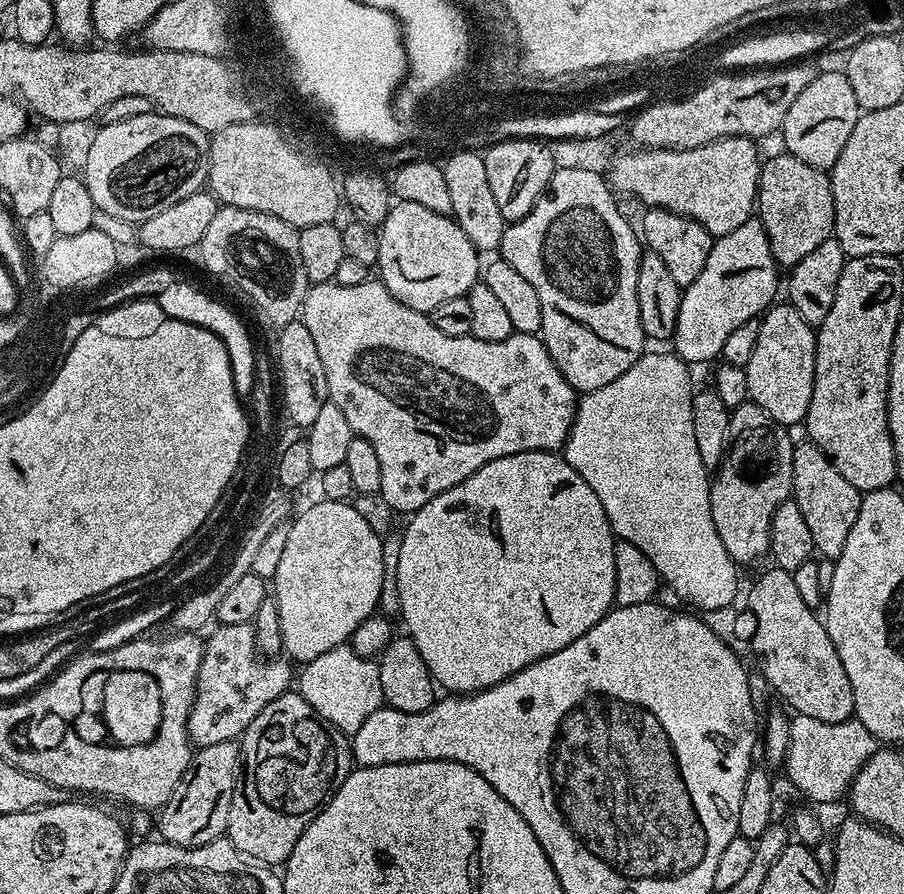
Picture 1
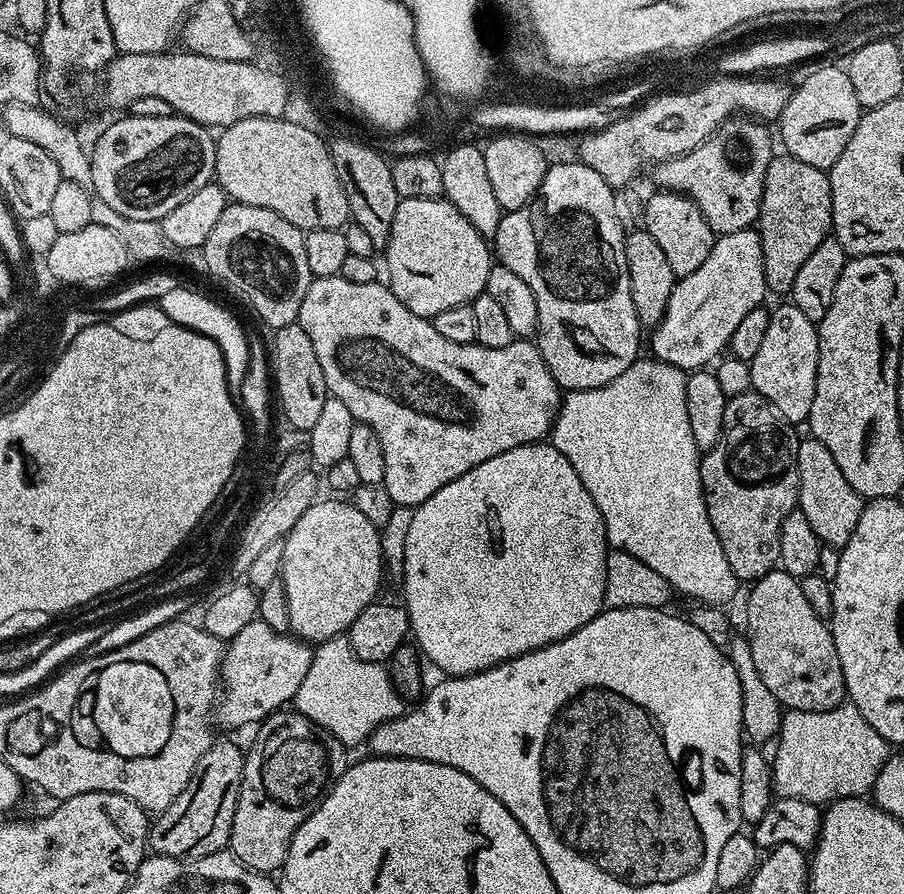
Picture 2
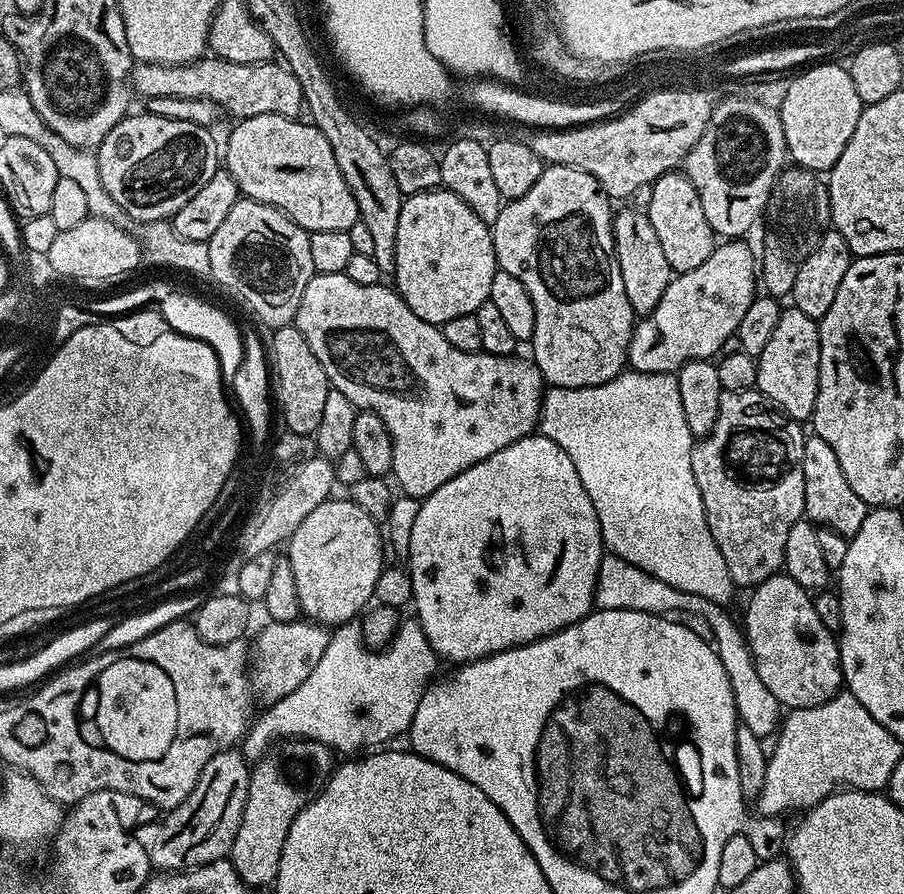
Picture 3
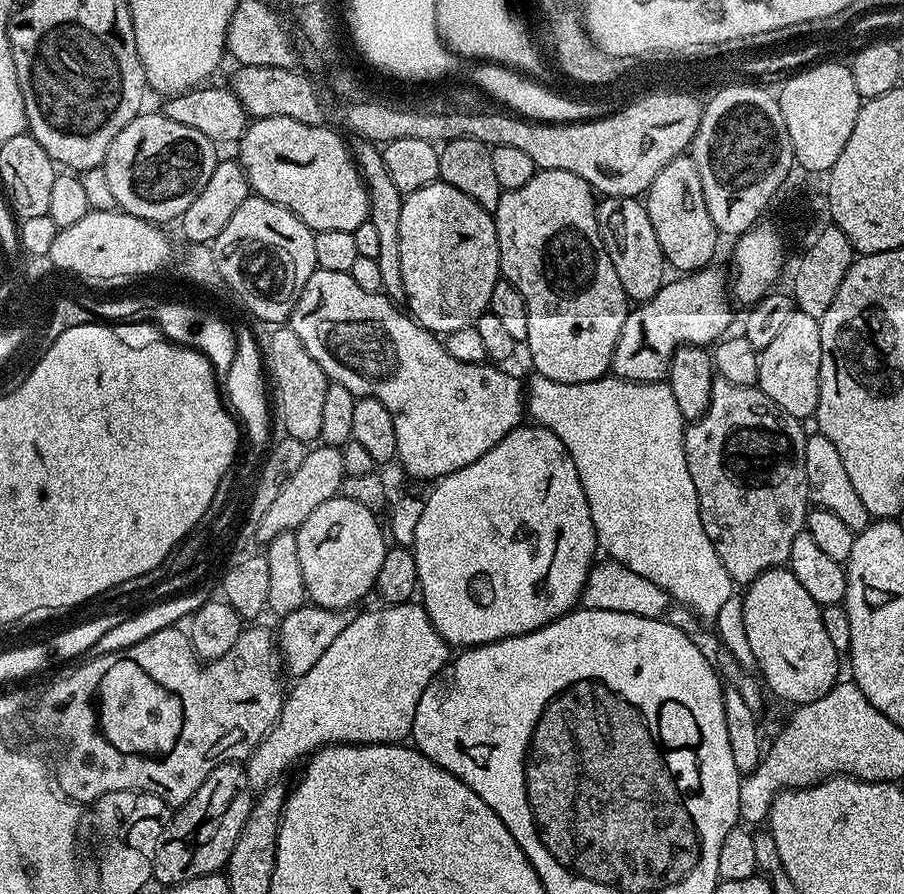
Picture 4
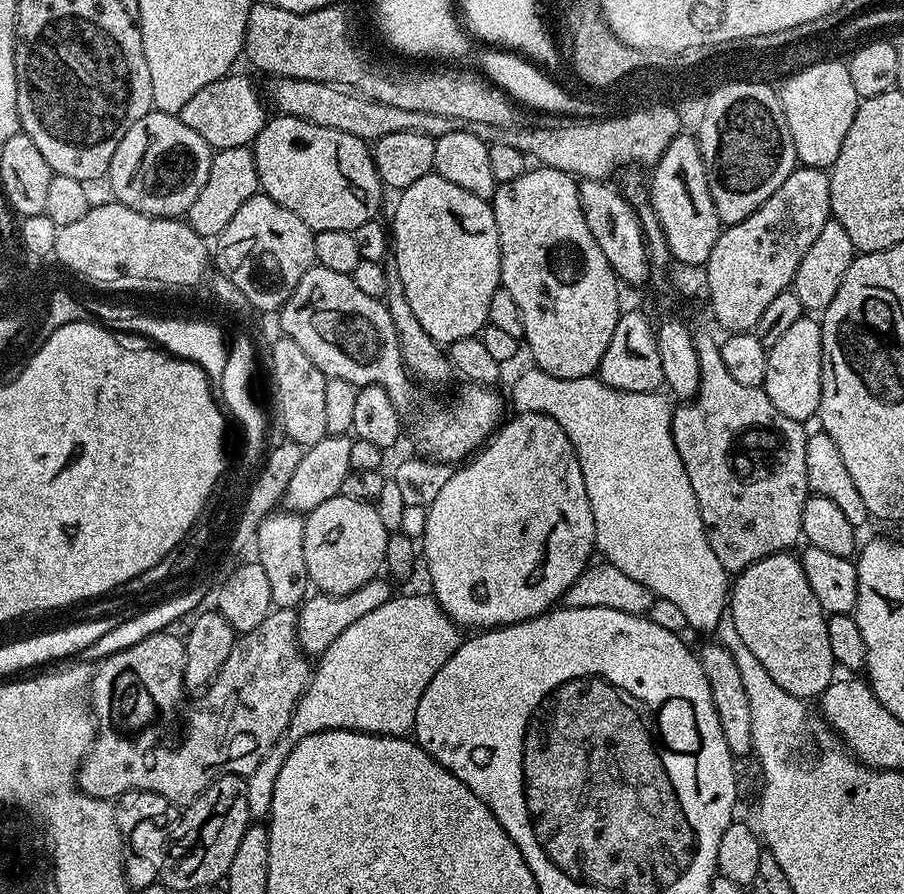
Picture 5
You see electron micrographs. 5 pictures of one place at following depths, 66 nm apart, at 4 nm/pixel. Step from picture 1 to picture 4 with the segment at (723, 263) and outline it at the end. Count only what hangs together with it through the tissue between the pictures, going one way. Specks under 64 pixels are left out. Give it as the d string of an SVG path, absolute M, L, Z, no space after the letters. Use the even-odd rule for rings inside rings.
M716 266L701 268L699 272L681 275L680 280L669 279L654 294L654 298L637 303L629 311L626 322L622 322L622 334L618 334L618 342L614 350L614 358L610 369L611 375L622 380L637 380L643 384L655 384L667 381L672 355L684 344L701 346L715 345L729 331L732 324L733 301L730 299L730 284Z

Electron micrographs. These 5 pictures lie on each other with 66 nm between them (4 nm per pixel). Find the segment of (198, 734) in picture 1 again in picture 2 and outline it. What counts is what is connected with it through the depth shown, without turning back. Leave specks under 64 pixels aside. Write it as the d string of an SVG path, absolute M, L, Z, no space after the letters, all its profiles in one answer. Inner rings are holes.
M258 618L251 620L243 630L238 630L233 640L227 641L222 653L222 695L214 708L215 723L224 728L256 726L272 713L291 705L298 694L298 686L302 686L310 671L313 651L311 643L274 629Z

